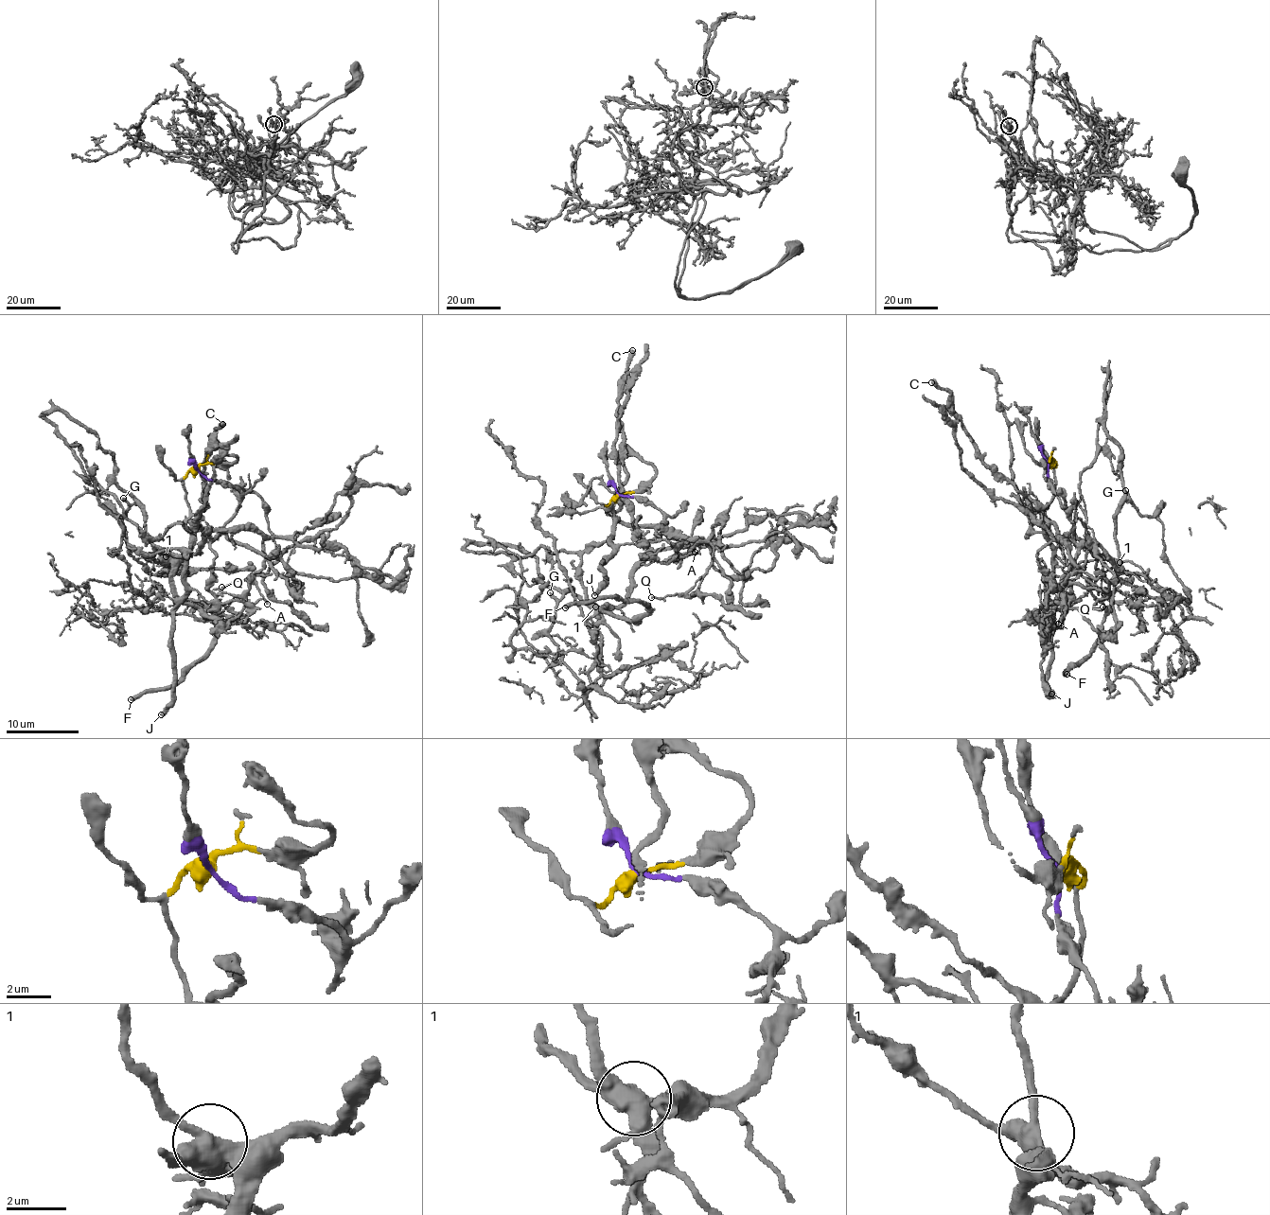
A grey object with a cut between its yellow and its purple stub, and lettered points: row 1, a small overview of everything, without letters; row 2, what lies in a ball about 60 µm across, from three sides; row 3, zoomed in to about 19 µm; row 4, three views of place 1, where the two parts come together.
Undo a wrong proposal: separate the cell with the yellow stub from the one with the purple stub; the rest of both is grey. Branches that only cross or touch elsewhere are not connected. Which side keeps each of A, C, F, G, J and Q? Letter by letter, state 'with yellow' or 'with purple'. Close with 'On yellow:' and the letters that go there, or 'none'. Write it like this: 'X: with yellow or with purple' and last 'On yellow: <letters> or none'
A: with yellow
C: with yellow
F: with purple
G: with purple
J: with yellow
Q: with purple
On yellow: A, C, J

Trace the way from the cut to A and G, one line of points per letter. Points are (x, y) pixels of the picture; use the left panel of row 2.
A: (197, 470), (184, 480), (186, 526), (193, 531), (247, 528), (261, 535), (263, 567), (255, 580), (268, 604)
G: (197, 470), (240, 491), (239, 504), (194, 554), (167, 557), (147, 536), (145, 512), (122, 499)

